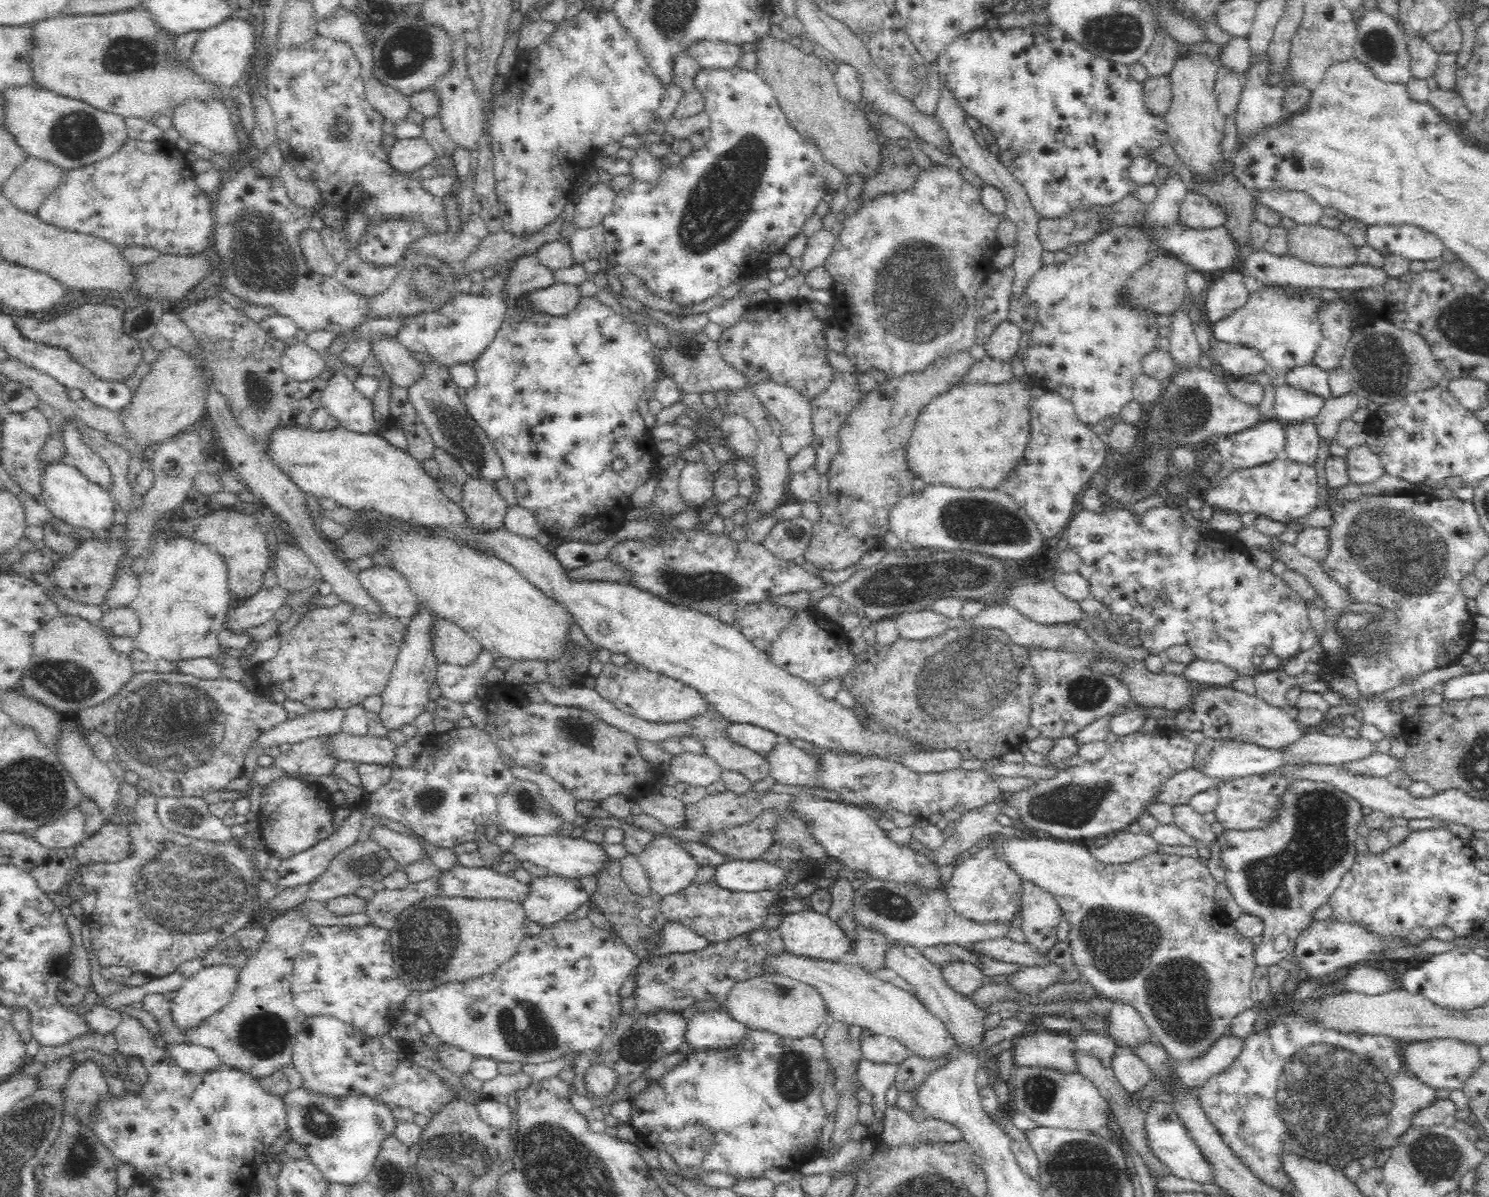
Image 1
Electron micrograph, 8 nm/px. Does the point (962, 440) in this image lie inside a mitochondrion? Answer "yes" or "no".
no

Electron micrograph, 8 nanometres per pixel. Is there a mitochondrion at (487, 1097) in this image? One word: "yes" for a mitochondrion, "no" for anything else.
no

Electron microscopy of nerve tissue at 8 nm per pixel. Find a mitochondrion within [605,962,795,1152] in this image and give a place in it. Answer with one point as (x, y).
(639, 1046)

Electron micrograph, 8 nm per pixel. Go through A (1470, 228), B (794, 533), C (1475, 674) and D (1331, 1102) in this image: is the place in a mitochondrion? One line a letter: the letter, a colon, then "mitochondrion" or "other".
A: other
B: mitochondrion
C: other
D: mitochondrion

